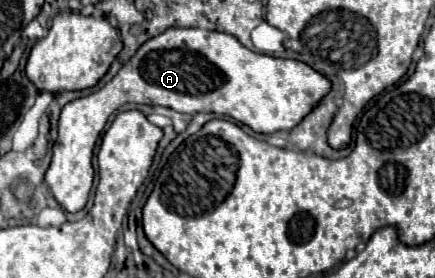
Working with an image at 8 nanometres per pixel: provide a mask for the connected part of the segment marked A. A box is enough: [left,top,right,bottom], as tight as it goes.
[44,28,330,212]

